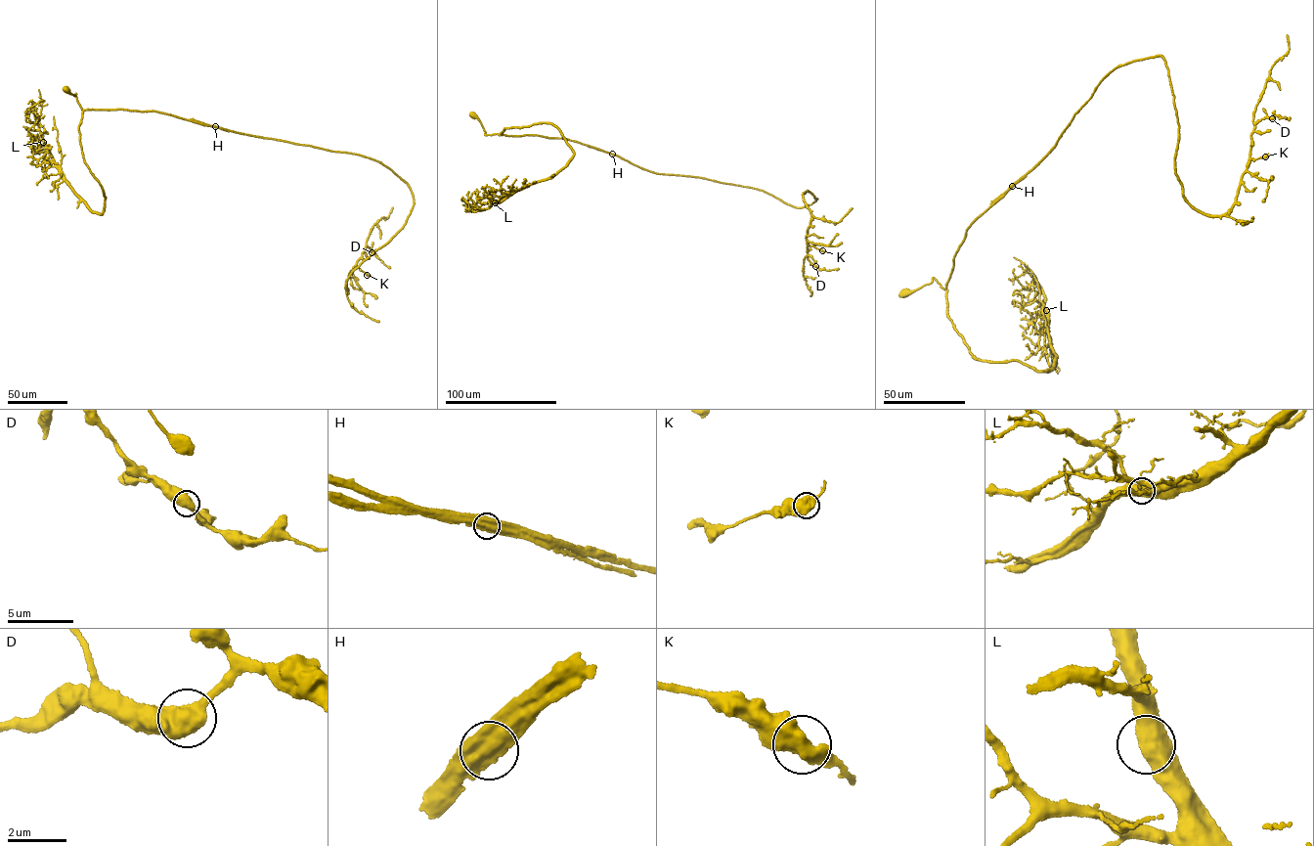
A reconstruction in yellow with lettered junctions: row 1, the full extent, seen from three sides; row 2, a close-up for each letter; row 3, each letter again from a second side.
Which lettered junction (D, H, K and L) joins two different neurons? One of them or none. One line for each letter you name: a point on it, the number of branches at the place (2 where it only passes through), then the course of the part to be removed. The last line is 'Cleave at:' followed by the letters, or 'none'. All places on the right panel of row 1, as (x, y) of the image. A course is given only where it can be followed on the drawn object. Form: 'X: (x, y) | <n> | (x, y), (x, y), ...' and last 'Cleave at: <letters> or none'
H: (1012, 186) | 2 | (1012, 186), (990, 204)
Cleave at: H

